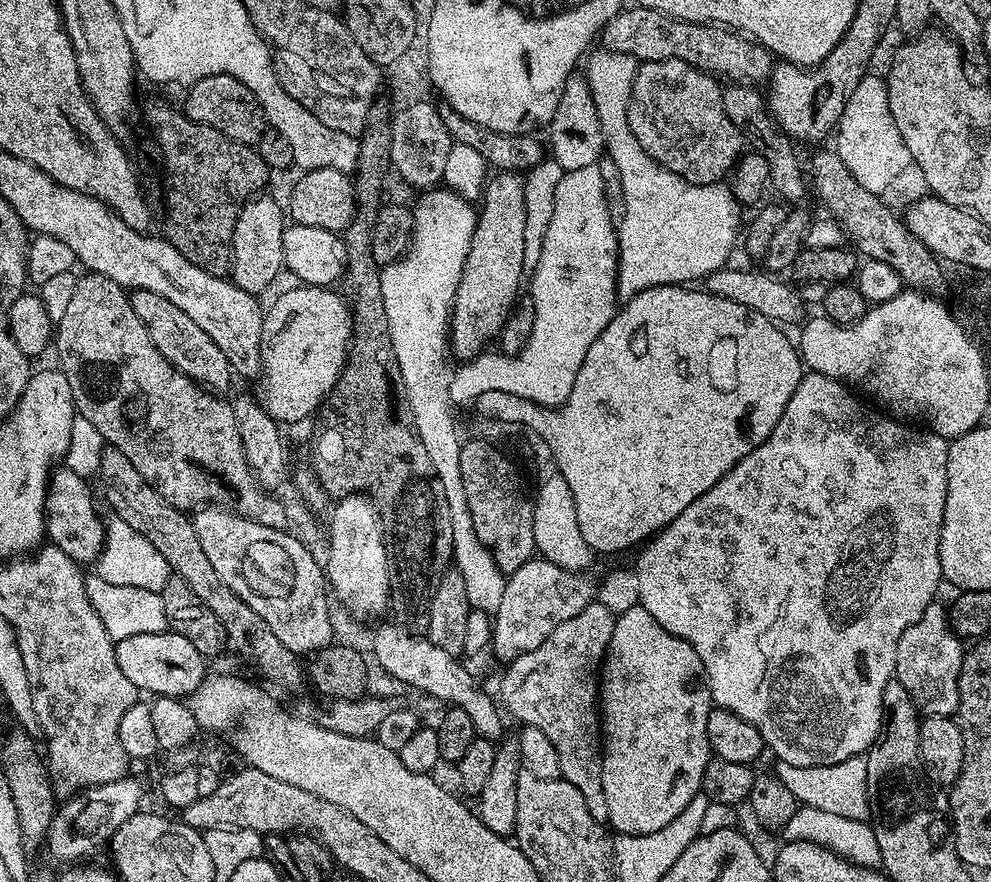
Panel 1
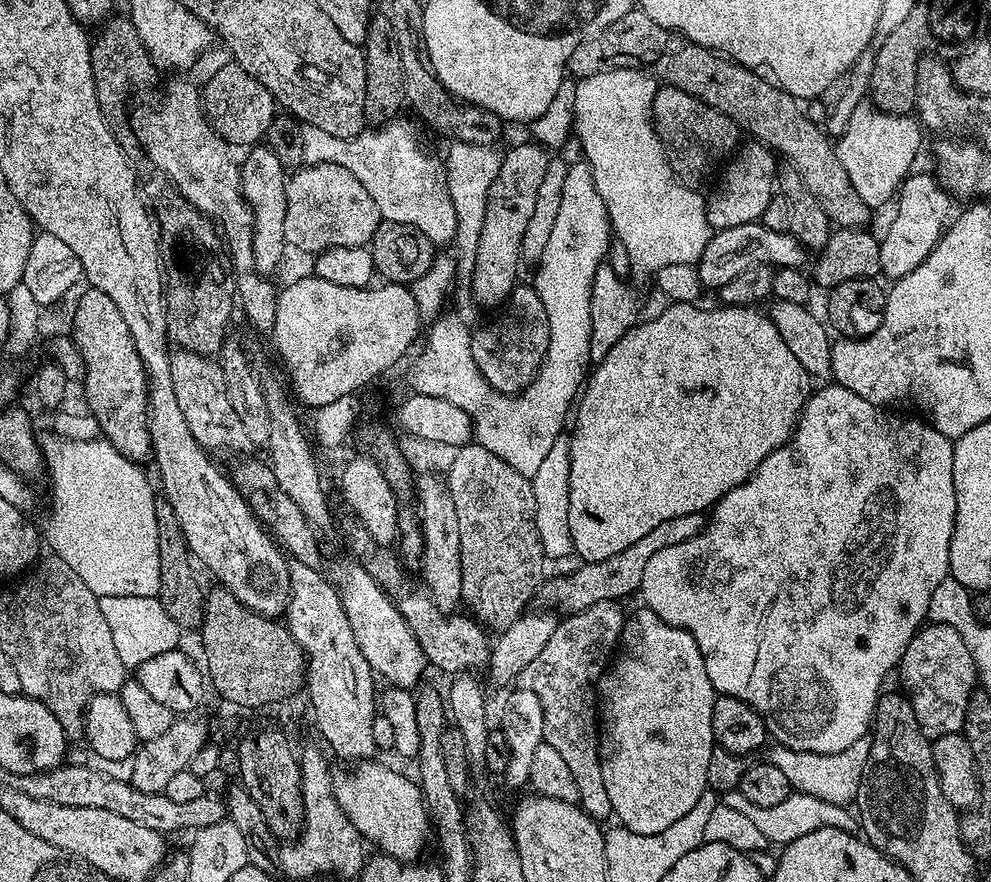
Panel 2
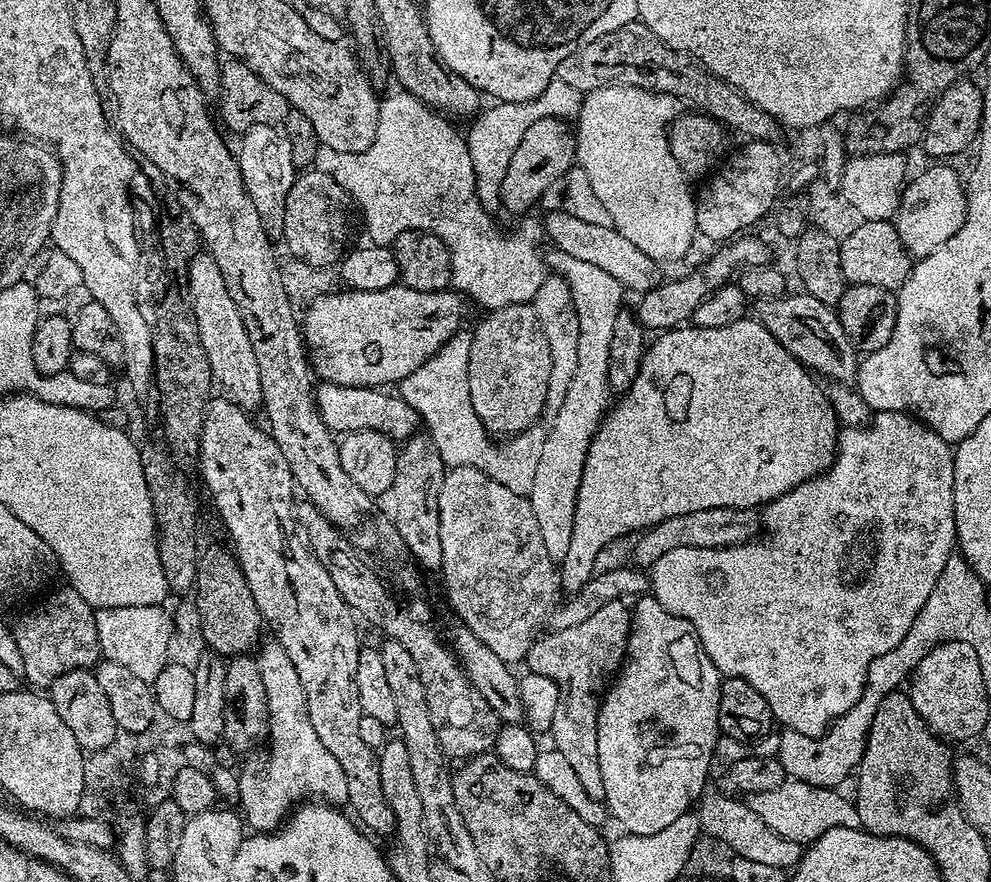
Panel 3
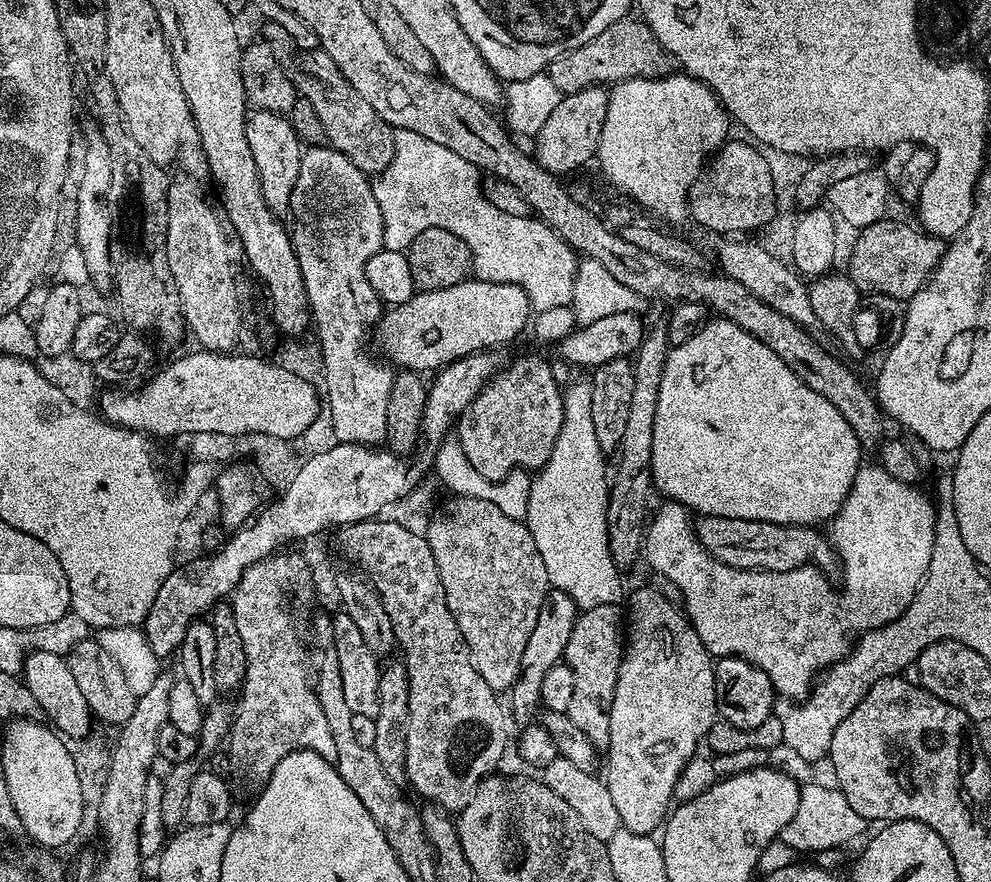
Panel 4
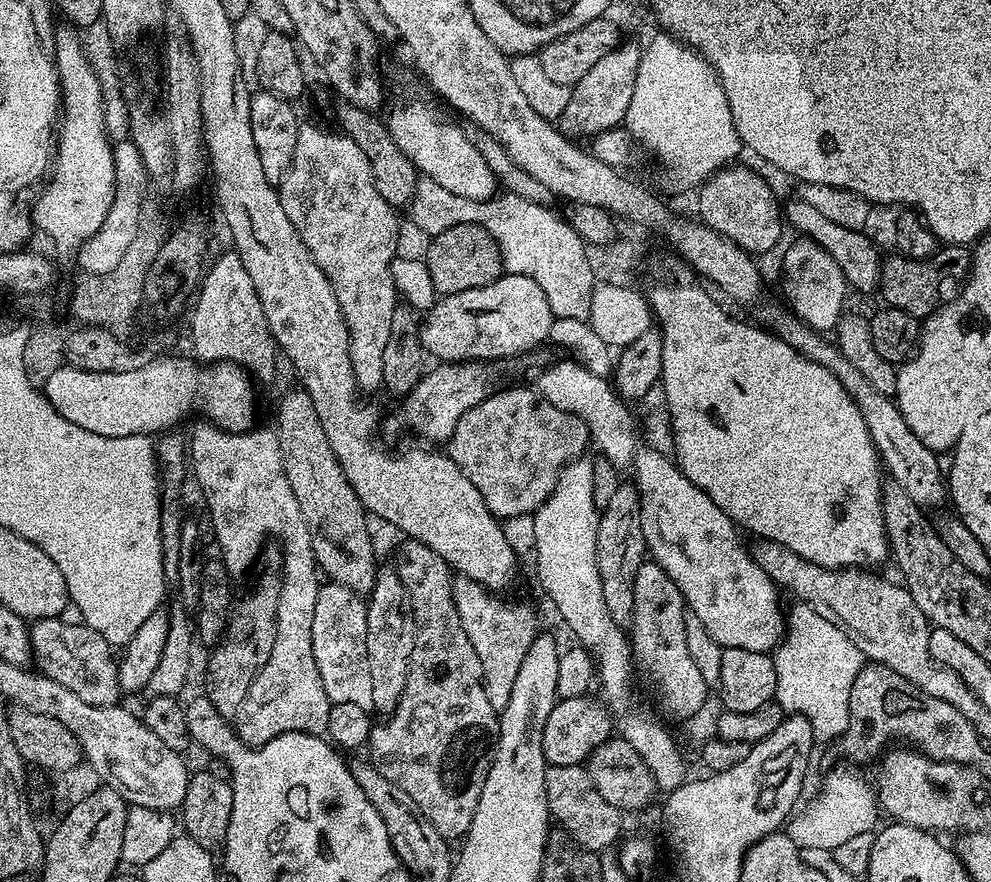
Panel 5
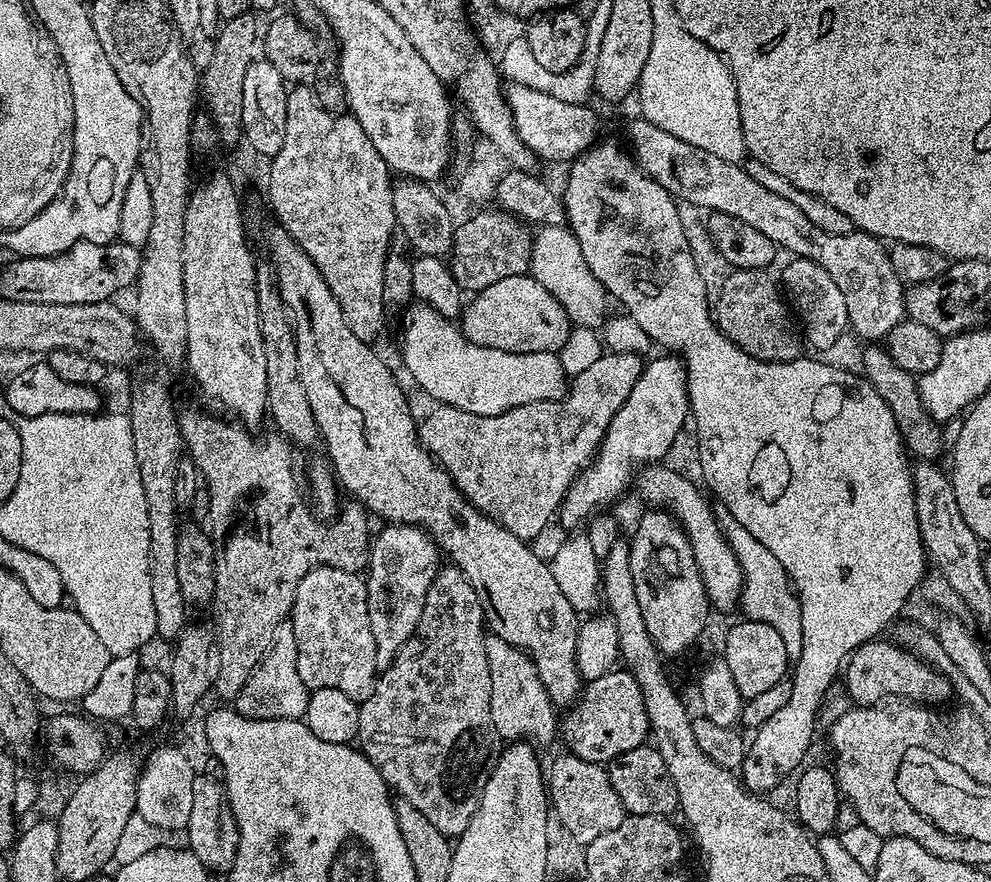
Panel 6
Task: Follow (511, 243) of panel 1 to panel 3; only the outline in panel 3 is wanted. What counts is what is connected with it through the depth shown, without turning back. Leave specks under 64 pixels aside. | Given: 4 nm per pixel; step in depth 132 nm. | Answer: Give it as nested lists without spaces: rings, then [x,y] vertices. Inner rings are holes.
[[[547,116],[526,134],[522,134],[522,142],[518,142],[518,150],[514,150],[514,158],[510,158],[510,166],[506,166],[506,178],[502,178],[500,187],[500,203],[512,212],[524,212],[527,208],[536,208],[542,194],[552,184],[560,184],[573,167],[576,158],[576,138],[573,129],[565,121]]]

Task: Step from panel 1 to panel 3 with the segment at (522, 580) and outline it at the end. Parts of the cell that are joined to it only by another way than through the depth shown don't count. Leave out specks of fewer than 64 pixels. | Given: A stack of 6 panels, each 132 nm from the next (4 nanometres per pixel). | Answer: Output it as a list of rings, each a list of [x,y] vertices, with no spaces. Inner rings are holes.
[[[711,508],[694,510],[690,514],[678,514],[658,522],[654,527],[639,533],[636,545],[632,548],[631,563],[641,570],[651,569],[662,554],[683,548],[737,548],[740,544],[757,539],[762,528],[762,516],[755,508]]]

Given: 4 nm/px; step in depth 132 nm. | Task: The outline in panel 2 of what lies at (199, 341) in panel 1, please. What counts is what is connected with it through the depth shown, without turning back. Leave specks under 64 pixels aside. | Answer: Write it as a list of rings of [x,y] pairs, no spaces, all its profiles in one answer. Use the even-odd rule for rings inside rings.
[[[183,350],[173,351],[171,358],[170,378],[174,382],[174,398],[178,398],[178,406],[182,410],[182,418],[186,418],[186,426],[190,426],[190,434],[194,434],[197,442],[212,454],[246,451],[250,441],[242,422],[238,422],[238,414],[234,414],[234,406],[230,406],[230,394],[226,394],[226,374],[222,374],[219,359]]]

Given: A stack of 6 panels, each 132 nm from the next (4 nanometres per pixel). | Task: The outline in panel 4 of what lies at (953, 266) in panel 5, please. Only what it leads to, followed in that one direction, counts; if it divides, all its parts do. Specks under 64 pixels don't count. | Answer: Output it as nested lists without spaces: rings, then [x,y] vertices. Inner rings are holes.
[[[885,218],[855,233],[846,274],[861,293],[892,296],[904,302],[930,279],[933,270],[940,265],[946,244],[941,237],[914,228]]]

